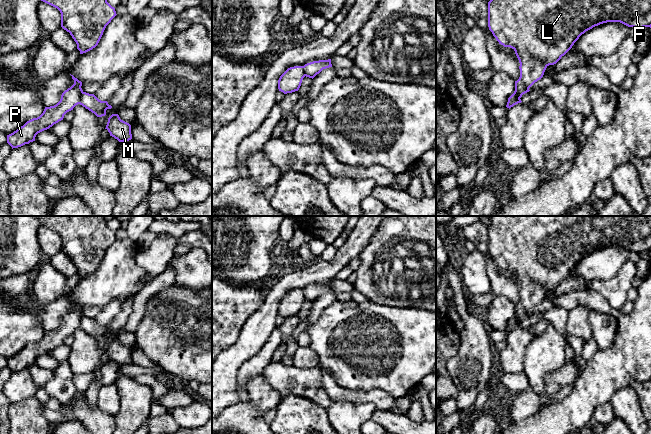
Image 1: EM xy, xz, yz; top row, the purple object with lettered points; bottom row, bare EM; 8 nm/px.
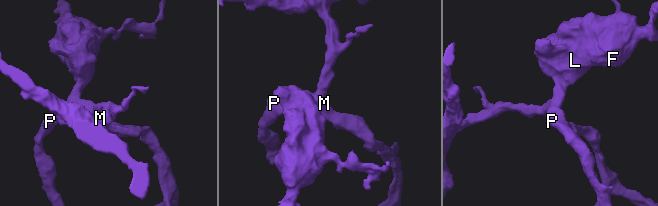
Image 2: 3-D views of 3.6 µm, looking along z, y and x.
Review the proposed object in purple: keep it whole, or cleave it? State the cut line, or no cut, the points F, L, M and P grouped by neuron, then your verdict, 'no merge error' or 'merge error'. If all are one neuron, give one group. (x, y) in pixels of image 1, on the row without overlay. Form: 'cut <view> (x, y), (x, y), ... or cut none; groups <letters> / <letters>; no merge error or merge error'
cut xy (82, 314), (78, 327); groups F L P / M; merge error

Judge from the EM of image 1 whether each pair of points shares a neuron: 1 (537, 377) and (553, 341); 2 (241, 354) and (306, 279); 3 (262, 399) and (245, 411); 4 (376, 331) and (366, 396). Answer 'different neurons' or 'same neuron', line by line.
1: same neuron
2: same neuron
3: different neurons
4: different neurons

